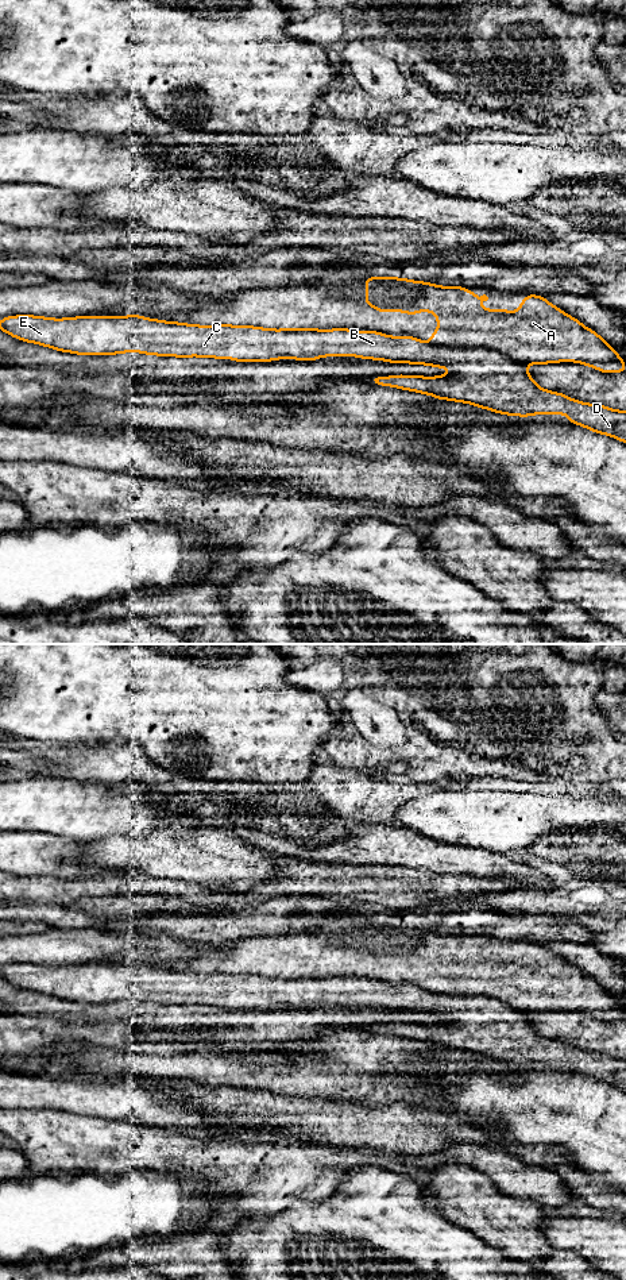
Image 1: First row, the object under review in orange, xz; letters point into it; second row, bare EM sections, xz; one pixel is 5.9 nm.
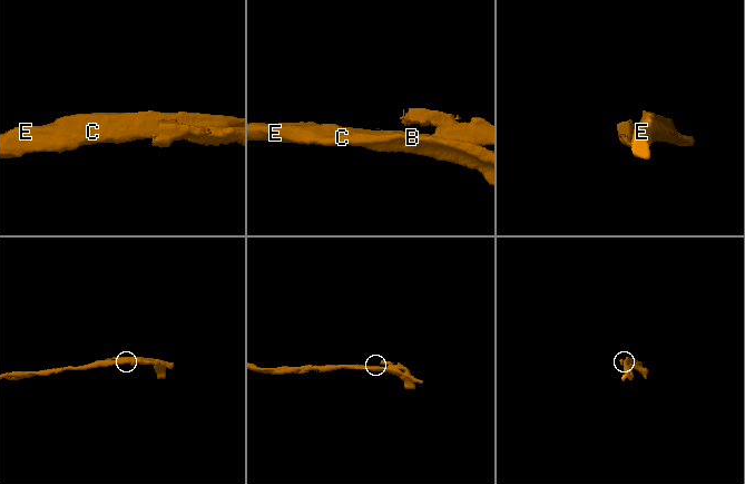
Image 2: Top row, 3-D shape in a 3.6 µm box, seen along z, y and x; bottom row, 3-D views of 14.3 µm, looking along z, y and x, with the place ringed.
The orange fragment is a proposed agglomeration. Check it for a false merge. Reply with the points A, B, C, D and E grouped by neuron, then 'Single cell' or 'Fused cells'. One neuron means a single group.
Groups: A / B C D E. Fused cells

